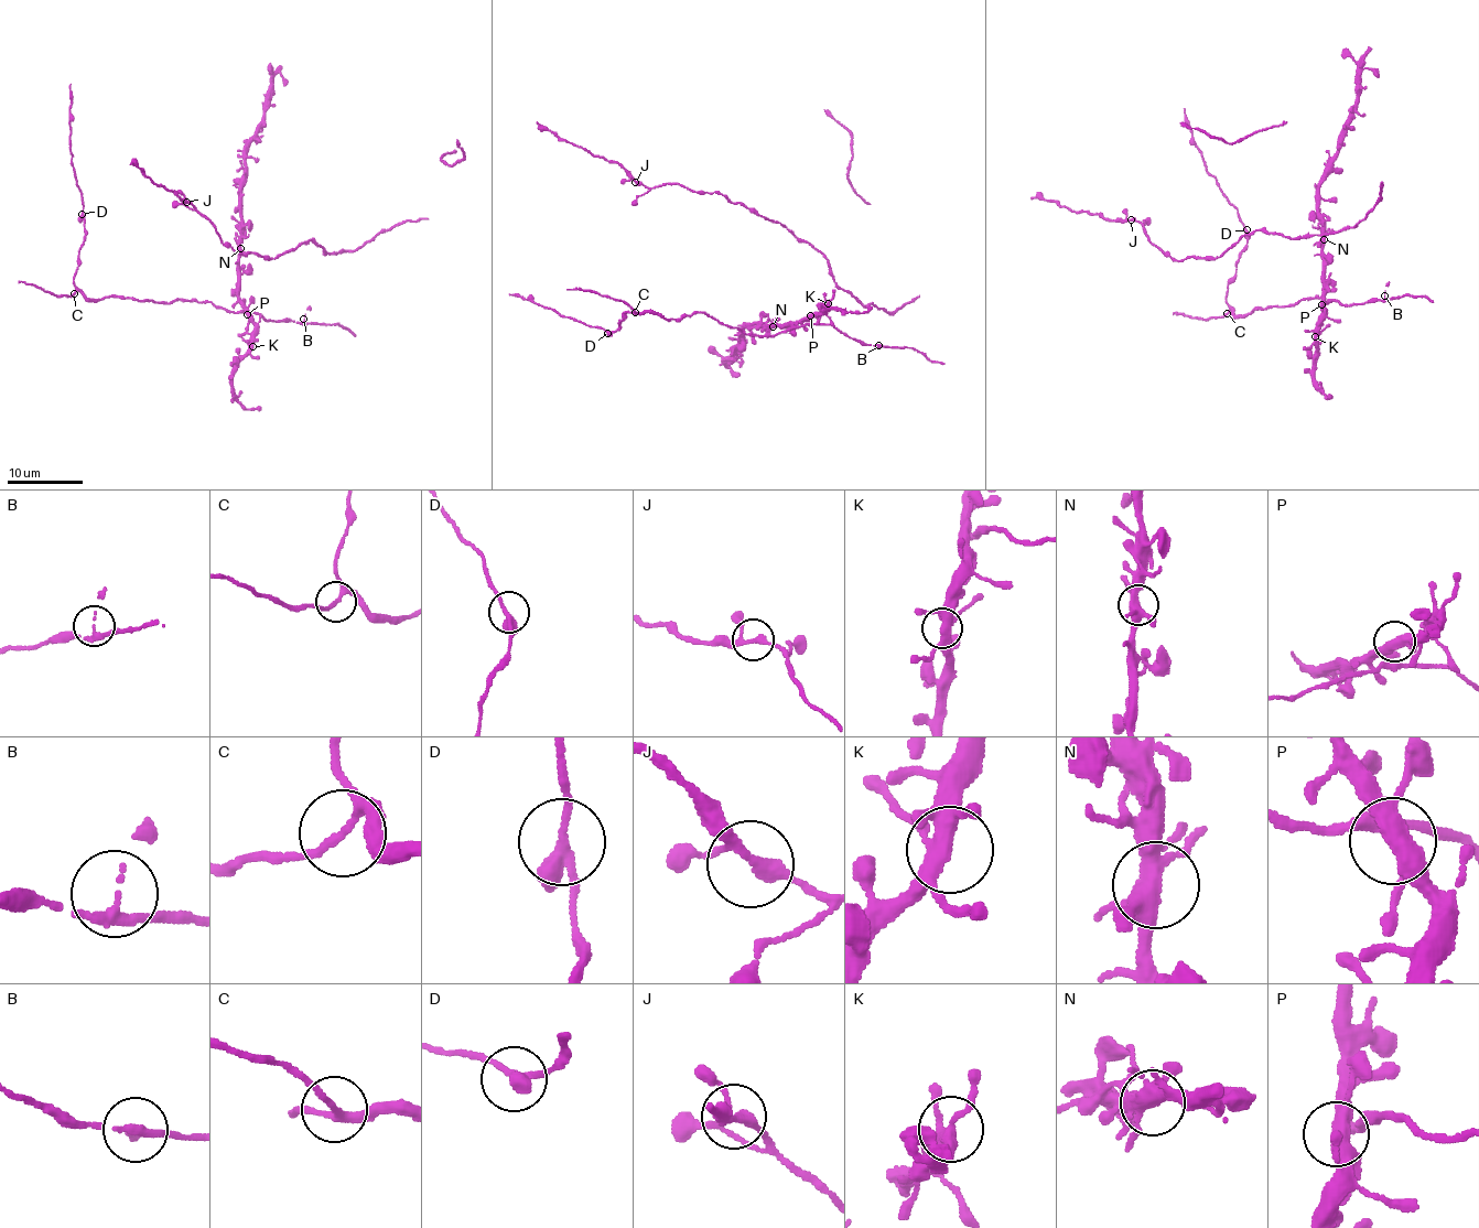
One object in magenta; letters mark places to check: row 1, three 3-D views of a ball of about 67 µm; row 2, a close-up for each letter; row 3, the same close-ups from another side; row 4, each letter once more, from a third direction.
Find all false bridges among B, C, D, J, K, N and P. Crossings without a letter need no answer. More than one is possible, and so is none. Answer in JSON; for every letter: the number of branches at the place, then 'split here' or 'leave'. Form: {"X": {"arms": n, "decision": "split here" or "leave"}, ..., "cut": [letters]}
{"B": {"arms": 3, "decision": "leave"}, "C": {"arms": 3, "decision": "leave"}, "D": {"arms": 2, "decision": "leave"}, "J": {"arms": 3, "decision": "leave"}, "K": {"arms": 6, "decision": "leave"}, "N": {"arms": 5, "decision": "leave"}, "P": {"arms": 5, "decision": "leave"}, "cut": []}

